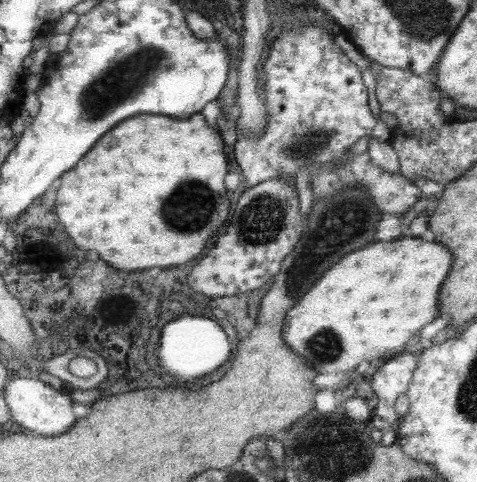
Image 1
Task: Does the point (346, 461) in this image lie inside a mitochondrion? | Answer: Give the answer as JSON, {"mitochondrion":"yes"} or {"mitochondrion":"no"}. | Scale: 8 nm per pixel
{"mitochondrion":"yes"}

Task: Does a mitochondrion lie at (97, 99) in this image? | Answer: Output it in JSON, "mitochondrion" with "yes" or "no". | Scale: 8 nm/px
{"mitochondrion":"yes"}

